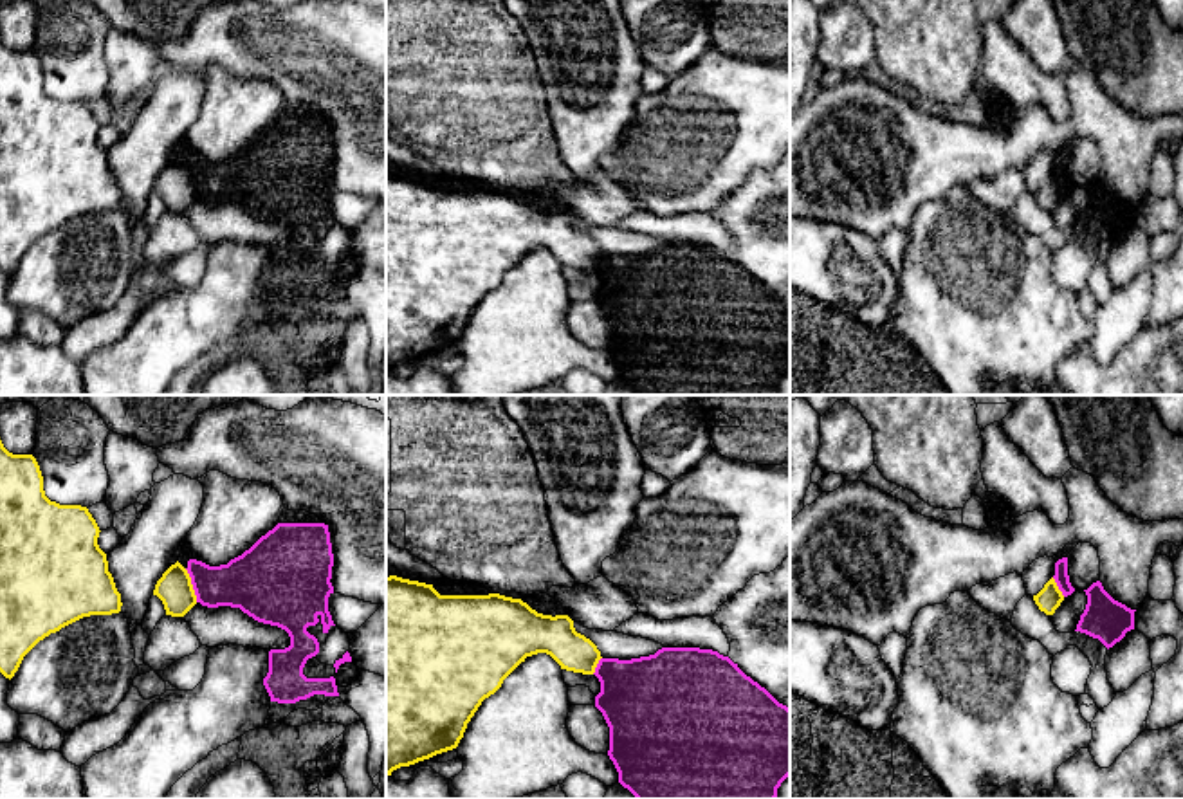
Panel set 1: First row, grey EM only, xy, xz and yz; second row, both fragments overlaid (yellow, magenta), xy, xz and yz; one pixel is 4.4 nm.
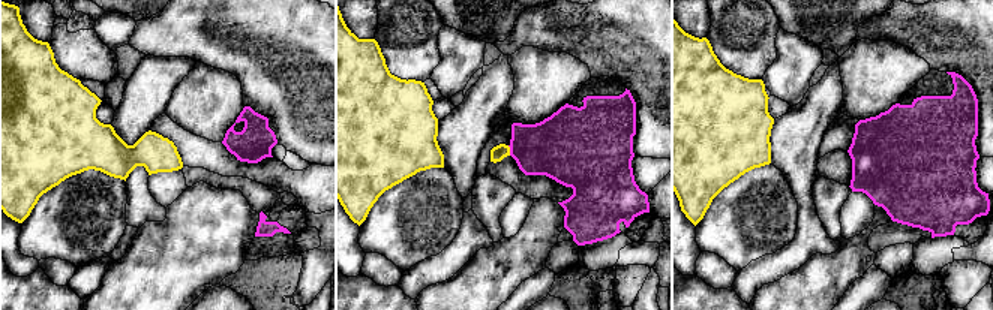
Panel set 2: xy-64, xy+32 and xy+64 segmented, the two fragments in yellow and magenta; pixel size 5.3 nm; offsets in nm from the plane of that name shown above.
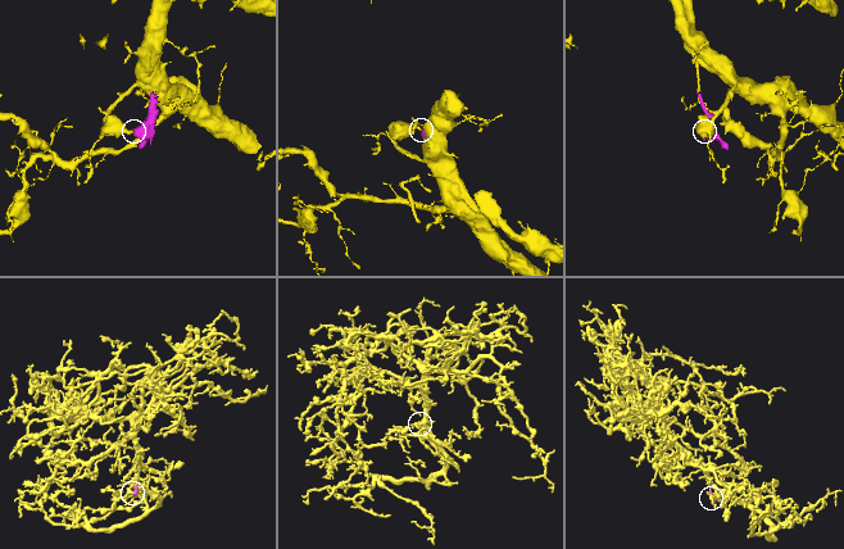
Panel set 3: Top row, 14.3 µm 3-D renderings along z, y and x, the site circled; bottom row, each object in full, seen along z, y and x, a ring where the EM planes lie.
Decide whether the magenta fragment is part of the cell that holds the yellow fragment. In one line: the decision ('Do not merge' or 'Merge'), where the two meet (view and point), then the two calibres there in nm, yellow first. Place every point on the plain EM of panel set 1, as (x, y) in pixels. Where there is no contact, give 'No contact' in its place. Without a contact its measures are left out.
Do not merge. Touches yellow at xy (192, 181). Thickness 160 nm (yellow) against 240 nm

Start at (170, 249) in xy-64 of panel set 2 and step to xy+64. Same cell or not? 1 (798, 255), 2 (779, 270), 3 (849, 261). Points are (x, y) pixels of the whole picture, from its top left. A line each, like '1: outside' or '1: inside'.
1: outside
2: outside
3: inside

